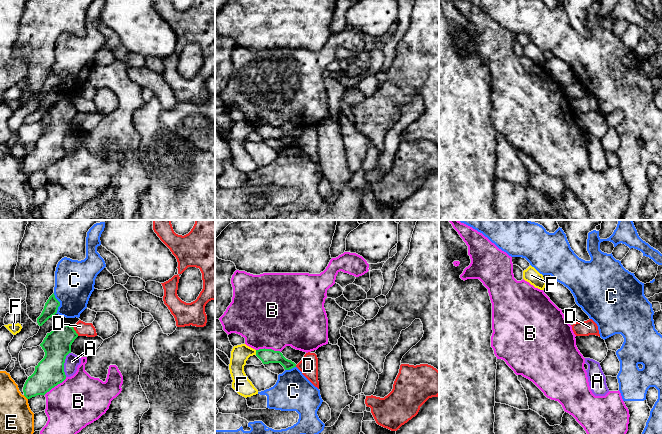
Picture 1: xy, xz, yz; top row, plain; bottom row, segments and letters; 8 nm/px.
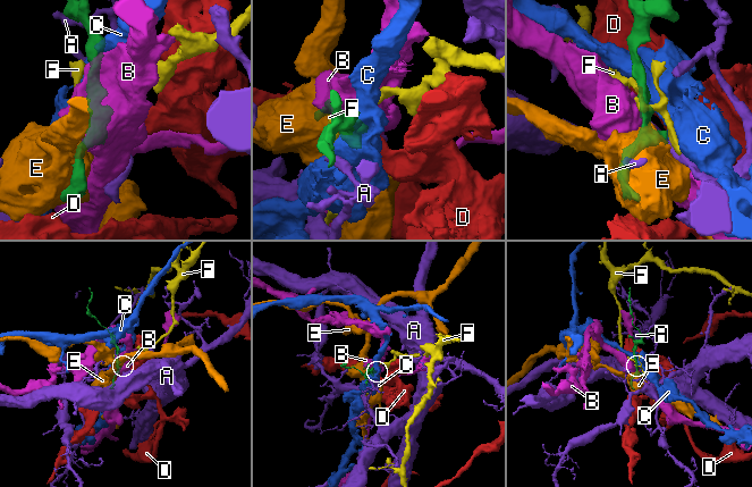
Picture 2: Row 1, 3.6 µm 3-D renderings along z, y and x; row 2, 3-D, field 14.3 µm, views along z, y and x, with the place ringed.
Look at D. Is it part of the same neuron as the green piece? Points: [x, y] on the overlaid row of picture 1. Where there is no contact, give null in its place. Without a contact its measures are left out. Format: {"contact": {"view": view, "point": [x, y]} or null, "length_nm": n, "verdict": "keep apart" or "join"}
{"contact": {"view": "xy", "point": [75, 331]}, "length_nm": 90, "verdict": "keep apart"}

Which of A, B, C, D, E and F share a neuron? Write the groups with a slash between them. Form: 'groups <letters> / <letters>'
groups A / B / C / D / E / F

